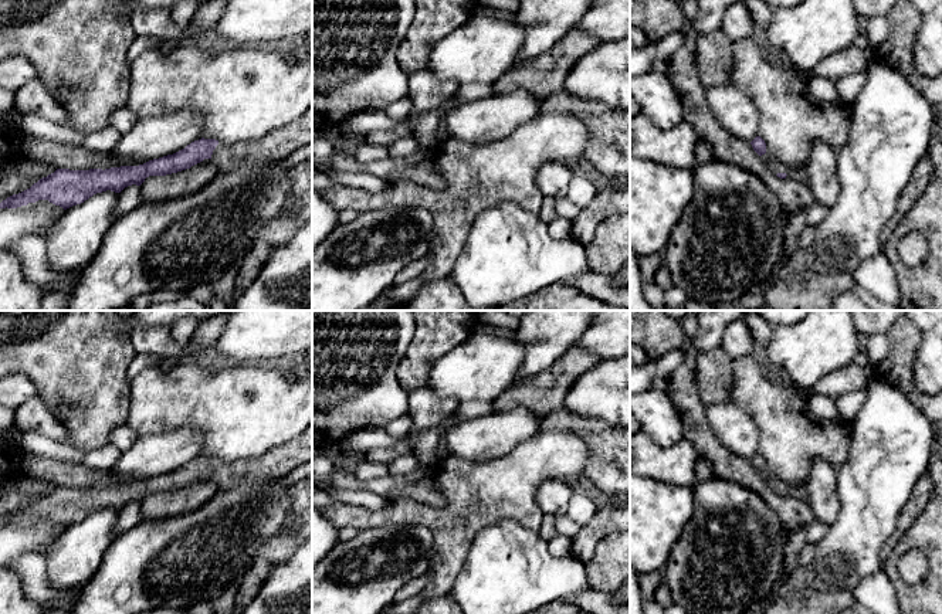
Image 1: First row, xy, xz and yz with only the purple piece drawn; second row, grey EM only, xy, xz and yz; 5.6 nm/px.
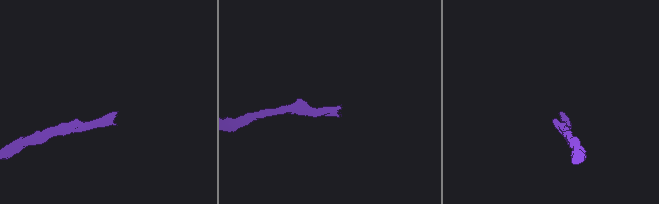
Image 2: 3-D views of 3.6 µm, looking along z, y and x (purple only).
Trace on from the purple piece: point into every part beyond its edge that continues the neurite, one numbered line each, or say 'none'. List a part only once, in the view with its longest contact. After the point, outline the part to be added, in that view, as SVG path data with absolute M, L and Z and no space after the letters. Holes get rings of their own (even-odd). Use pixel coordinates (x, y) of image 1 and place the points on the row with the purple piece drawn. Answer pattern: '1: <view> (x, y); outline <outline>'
1: xy (278, 143); outline M312 106L298 119L272 129L260 139L231 145L218 142L211 160L217 172L227 173L244 162L271 163L282 160L308 143L312 143Z

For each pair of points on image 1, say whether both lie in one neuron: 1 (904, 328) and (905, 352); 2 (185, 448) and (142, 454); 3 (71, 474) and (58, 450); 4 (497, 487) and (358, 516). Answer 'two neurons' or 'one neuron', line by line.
1: one neuron
2: one neuron
3: two neurons
4: one neuron

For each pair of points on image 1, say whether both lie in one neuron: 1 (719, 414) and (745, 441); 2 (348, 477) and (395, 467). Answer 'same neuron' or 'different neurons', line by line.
1: same neuron
2: different neurons

